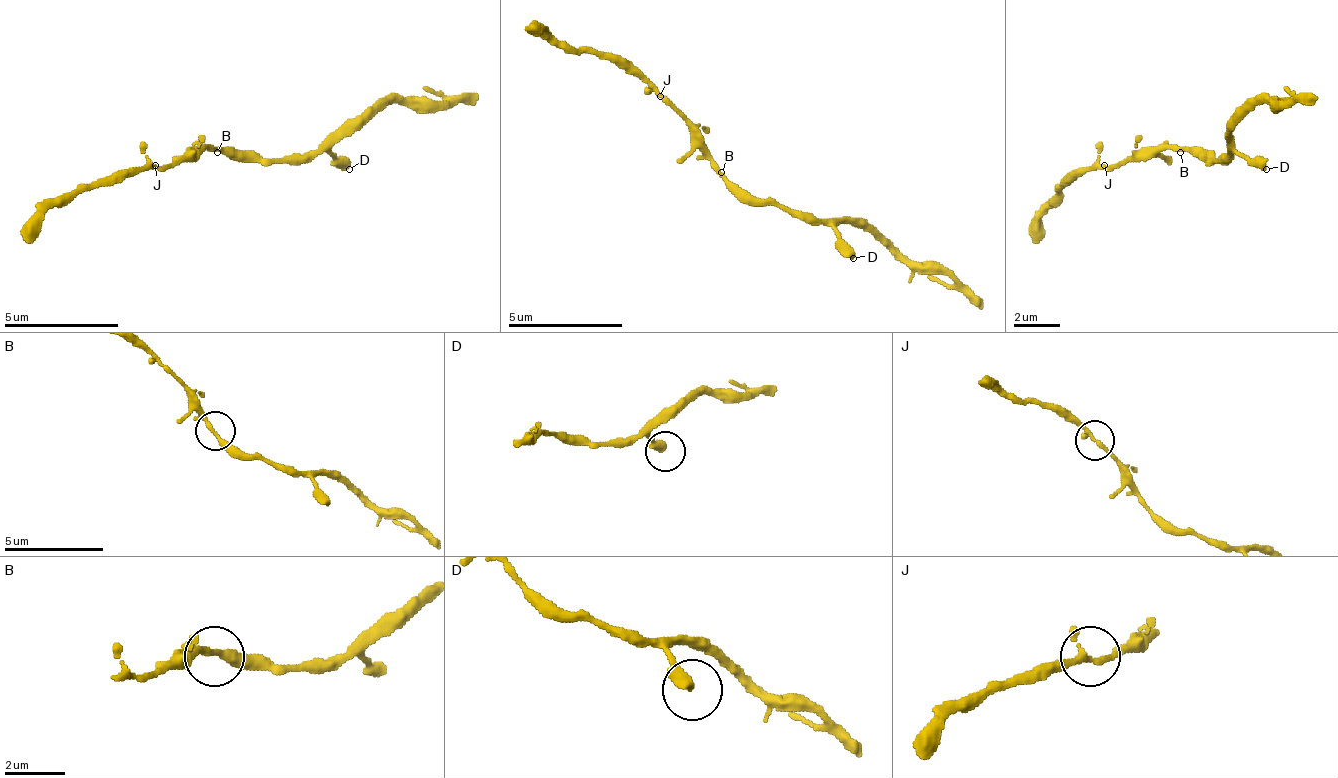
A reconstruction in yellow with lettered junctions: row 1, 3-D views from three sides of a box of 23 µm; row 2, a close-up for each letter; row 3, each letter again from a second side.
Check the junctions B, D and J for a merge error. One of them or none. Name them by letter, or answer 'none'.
none

